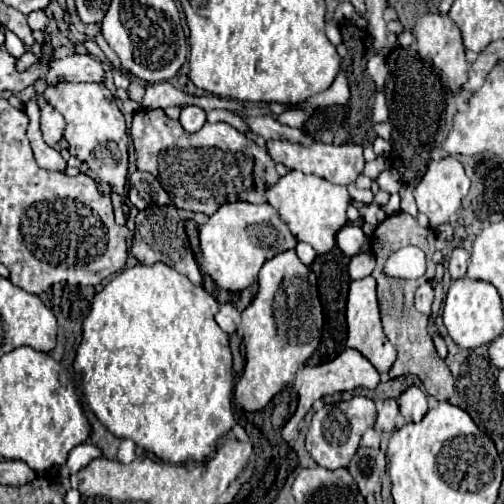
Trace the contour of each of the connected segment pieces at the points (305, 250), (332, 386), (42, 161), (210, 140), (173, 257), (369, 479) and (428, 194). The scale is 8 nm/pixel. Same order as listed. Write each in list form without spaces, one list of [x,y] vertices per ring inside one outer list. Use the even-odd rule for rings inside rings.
[[[298,242],[298,246],[296,246],[296,254],[298,254],[298,258],[300,258],[306,266],[310,266],[312,260],[316,258],[314,248],[312,248],[310,244],[304,244],[304,242]]]
[[[344,350],[338,358],[326,362],[326,364],[318,364],[318,366],[304,366],[298,370],[296,378],[294,378],[294,390],[298,392],[298,408],[292,414],[292,418],[286,422],[286,426],[282,428],[282,436],[286,442],[292,442],[298,438],[298,422],[310,412],[314,400],[326,396],[326,394],[336,394],[336,392],[346,392],[346,390],[354,390],[354,388],[376,388],[380,382],[380,374],[378,370],[358,352],[358,350]]]
[[[36,96],[26,102],[24,112],[28,116],[28,140],[30,140],[30,146],[34,150],[36,162],[46,170],[64,172],[66,170],[66,160],[60,156],[58,150],[54,150],[52,146],[48,146],[42,140],[42,134],[40,134],[40,108],[38,108],[38,102],[36,102]]]
[[[140,108],[134,114],[130,136],[134,144],[136,170],[150,172],[170,194],[170,200],[184,210],[204,212],[210,216],[226,202],[244,200],[256,204],[262,202],[262,190],[280,180],[276,164],[266,150],[226,122],[206,122],[200,132],[188,134],[180,122],[170,120],[164,110]]]
[[[174,204],[166,206],[148,206],[146,210],[140,210],[136,216],[136,230],[134,230],[134,242],[132,242],[132,254],[138,258],[140,264],[156,264],[164,262],[176,272],[184,274],[192,284],[202,282],[200,268],[194,260],[188,236],[184,232],[184,222],[178,216],[178,210]]]
[[[358,448],[352,458],[348,472],[354,476],[360,492],[370,496],[372,492],[380,492],[380,476],[384,474],[386,460],[384,454],[376,448]]]
[[[456,158],[430,162],[424,178],[414,190],[418,210],[424,212],[434,226],[450,222],[468,194],[470,180]]]

